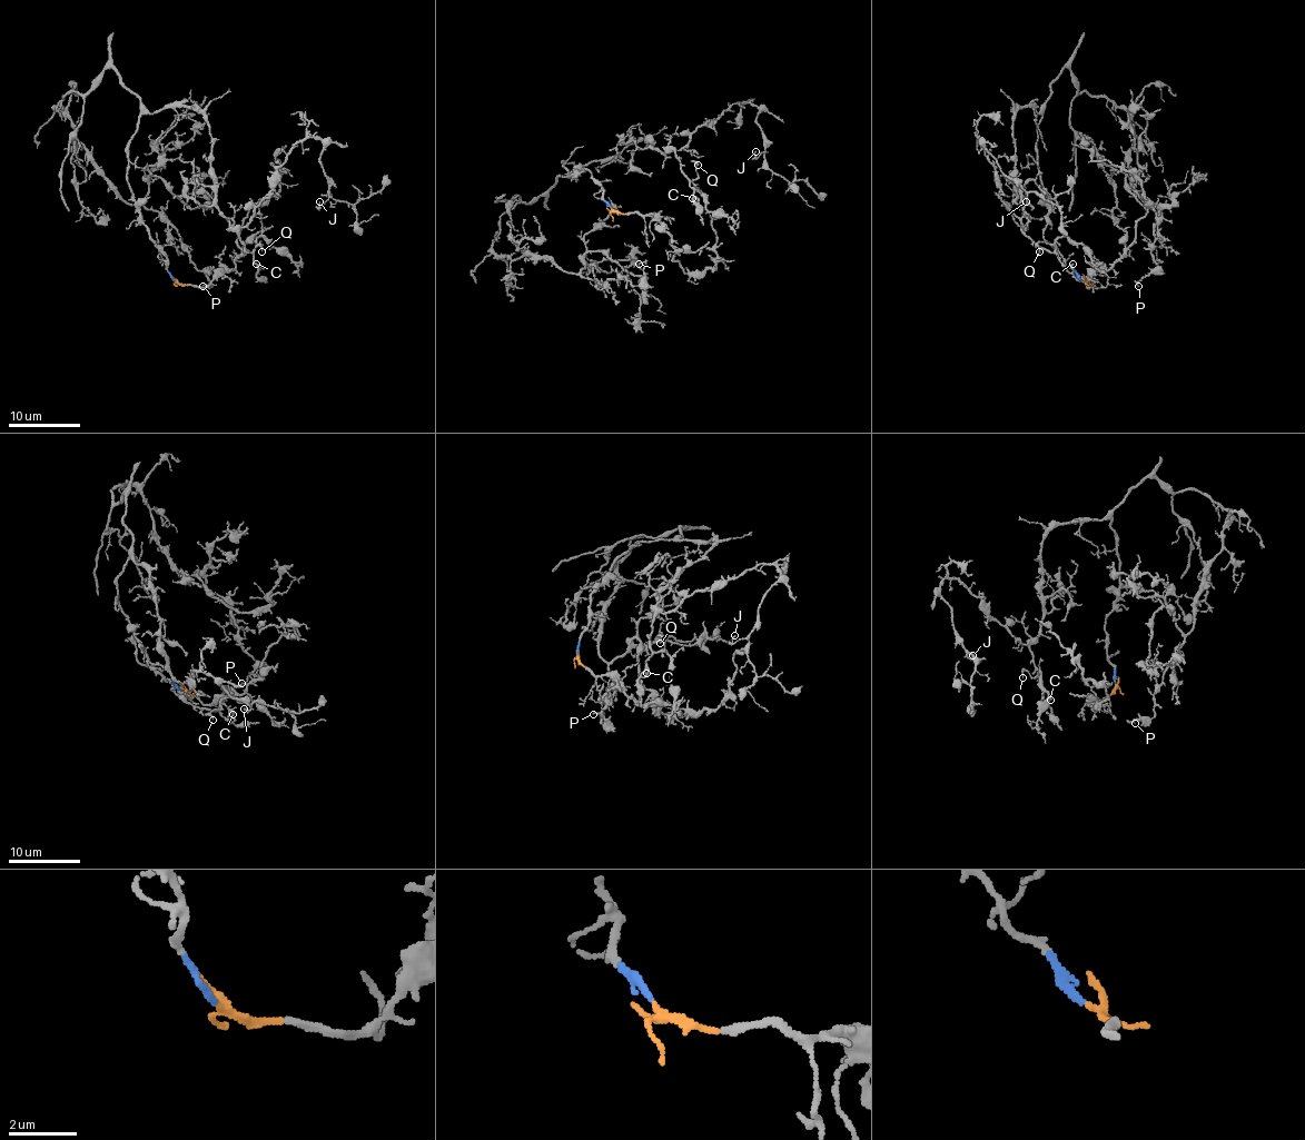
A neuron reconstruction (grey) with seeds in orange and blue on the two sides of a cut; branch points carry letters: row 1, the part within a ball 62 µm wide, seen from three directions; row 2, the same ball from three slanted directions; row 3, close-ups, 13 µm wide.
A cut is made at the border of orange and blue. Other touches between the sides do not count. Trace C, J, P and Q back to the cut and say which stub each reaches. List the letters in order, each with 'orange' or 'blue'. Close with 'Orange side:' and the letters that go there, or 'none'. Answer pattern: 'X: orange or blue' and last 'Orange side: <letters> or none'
C: blue
J: blue
P: blue
Q: blue
Orange side: none

